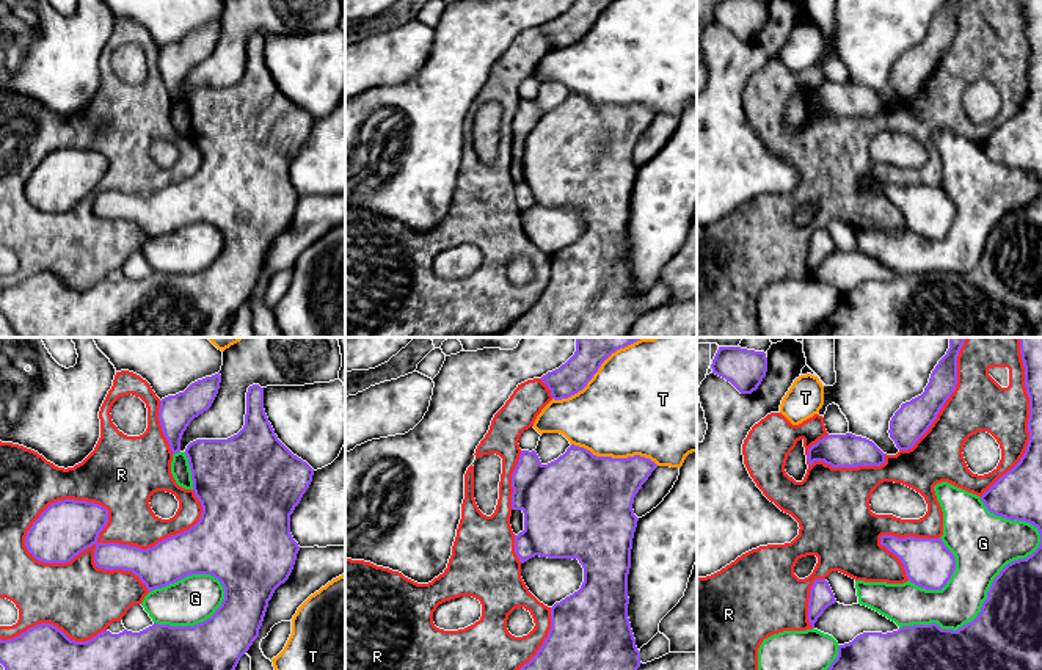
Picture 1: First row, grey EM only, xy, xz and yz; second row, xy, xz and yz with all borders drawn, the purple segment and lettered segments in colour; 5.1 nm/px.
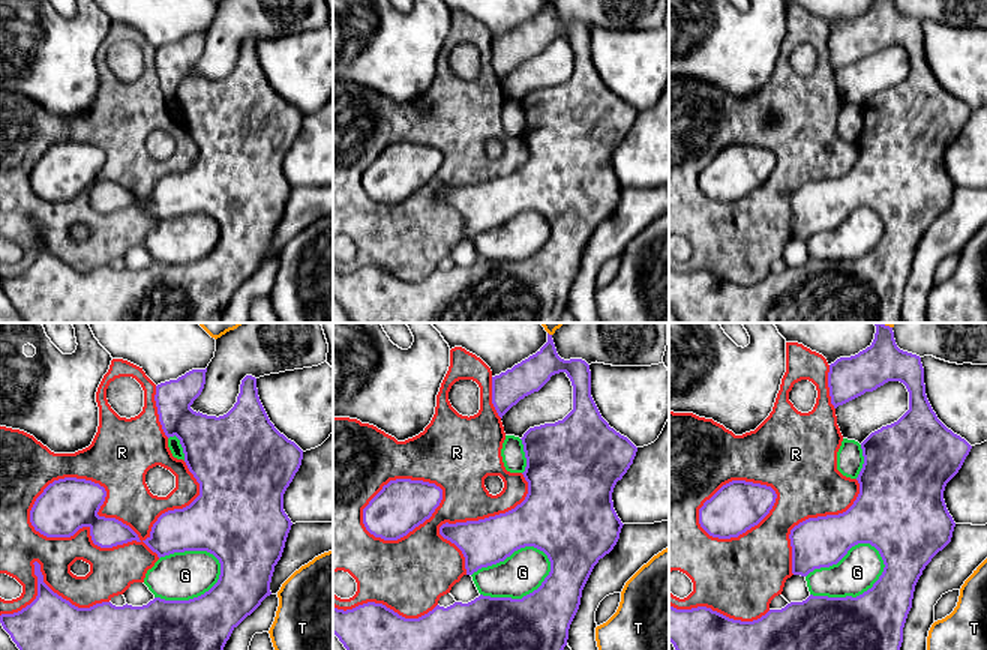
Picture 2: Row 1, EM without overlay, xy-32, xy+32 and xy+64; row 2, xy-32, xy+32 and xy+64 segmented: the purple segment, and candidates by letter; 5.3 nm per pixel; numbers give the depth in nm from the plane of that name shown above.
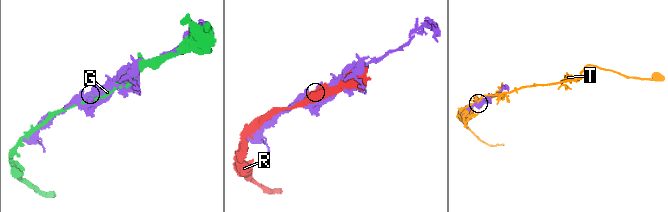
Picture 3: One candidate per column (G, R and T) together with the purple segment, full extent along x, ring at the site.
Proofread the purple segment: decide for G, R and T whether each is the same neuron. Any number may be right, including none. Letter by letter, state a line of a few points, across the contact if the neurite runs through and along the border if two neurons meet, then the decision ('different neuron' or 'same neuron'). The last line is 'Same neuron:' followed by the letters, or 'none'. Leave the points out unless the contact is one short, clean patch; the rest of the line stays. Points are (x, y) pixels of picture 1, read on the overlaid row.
G: different neuron
R: different neuron
T: different neuron
Same neuron: none

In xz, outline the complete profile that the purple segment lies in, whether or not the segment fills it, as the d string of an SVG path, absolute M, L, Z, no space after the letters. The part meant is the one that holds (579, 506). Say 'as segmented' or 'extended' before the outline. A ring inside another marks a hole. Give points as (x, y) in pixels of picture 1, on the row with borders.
as segmented; M571 444L563 455L548 464L540 461L535 450L521 450L518 464L512 474L512 508L524 513L524 530L515 535L515 552L521 563L535 555L548 559L577 559L584 568L584 582L577 592L551 607L551 629L548 637L537 654L519 670L637 670L640 667L640 651L636 646L636 639L628 618L628 574L631 568L632 538L639 521L639 518L634 515L632 504L636 494L656 468L658 464L654 461L640 455L628 458L596 457L590 450L574 444Z

